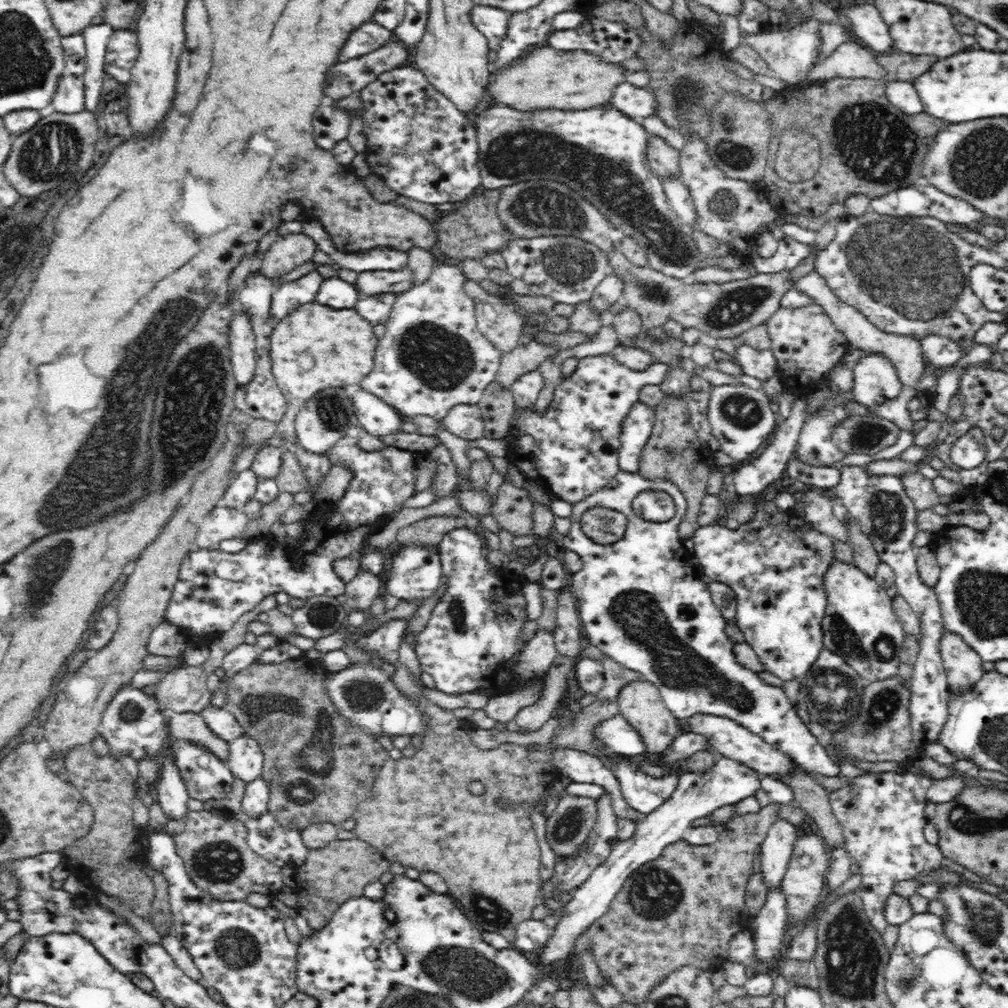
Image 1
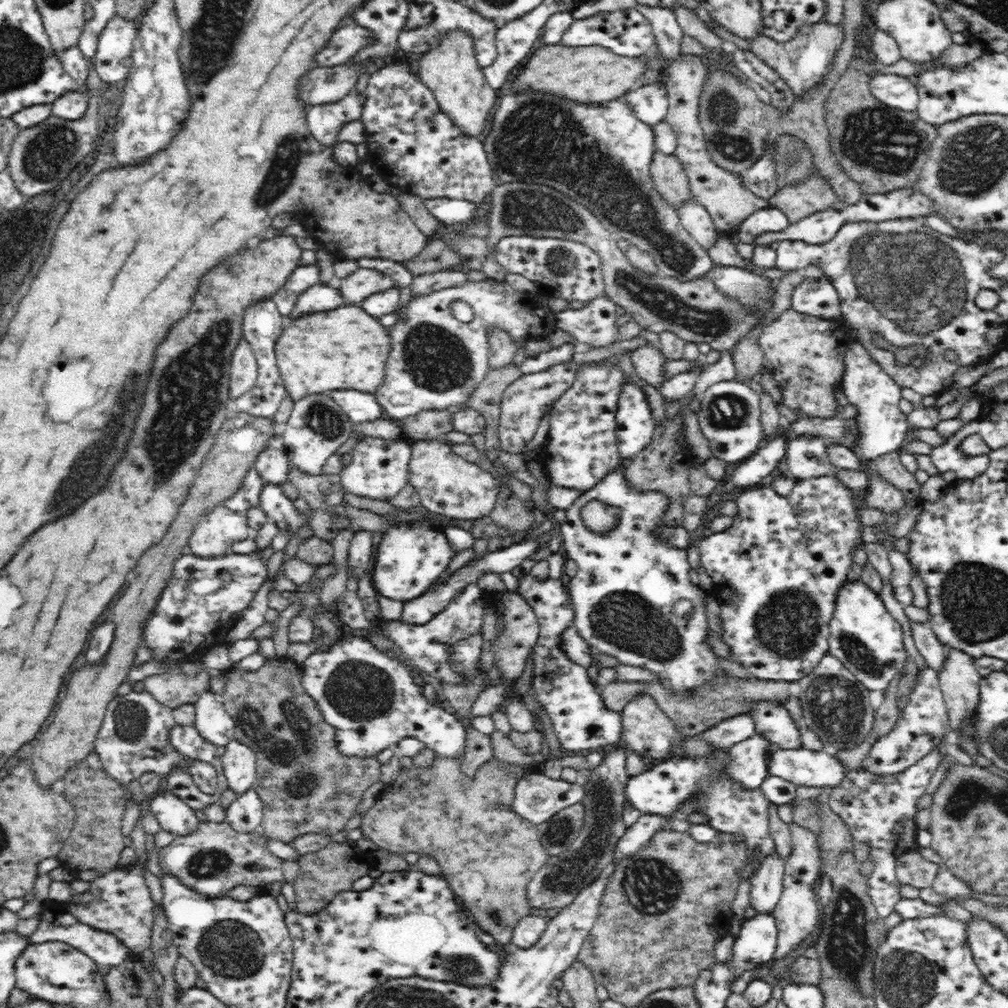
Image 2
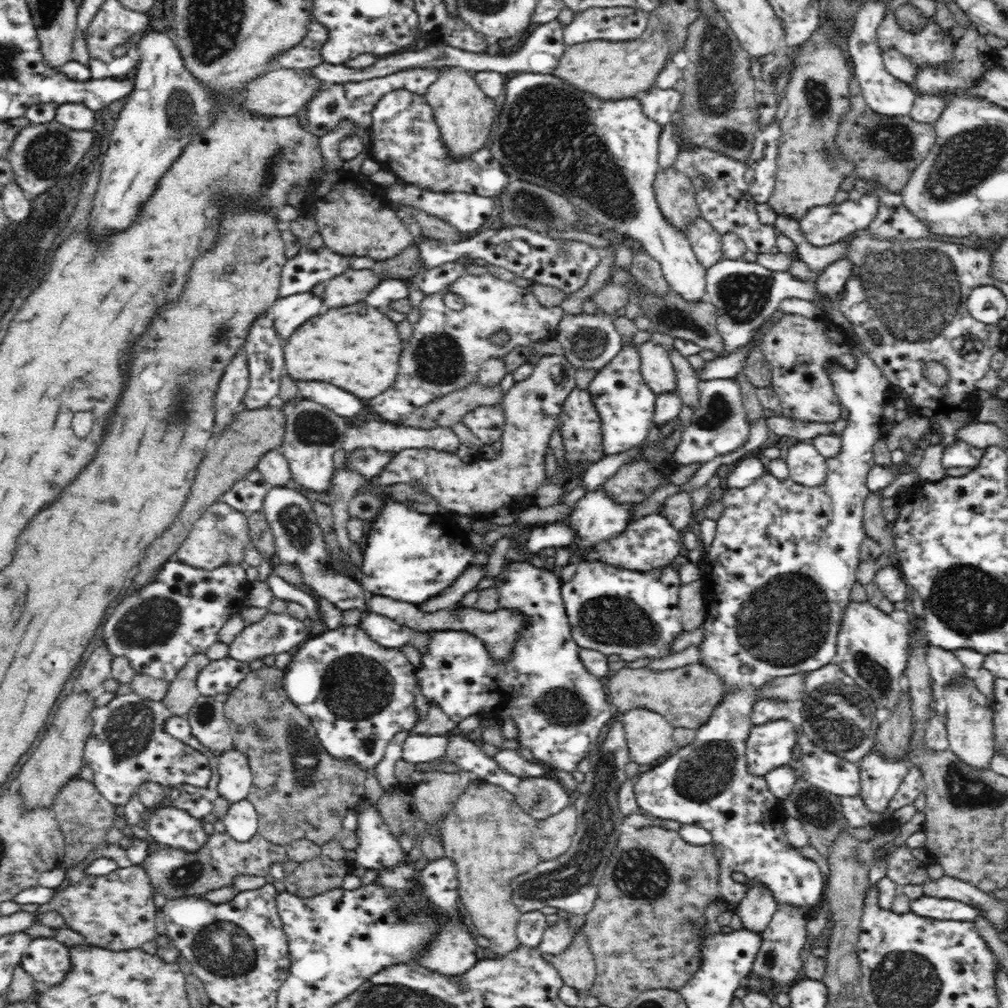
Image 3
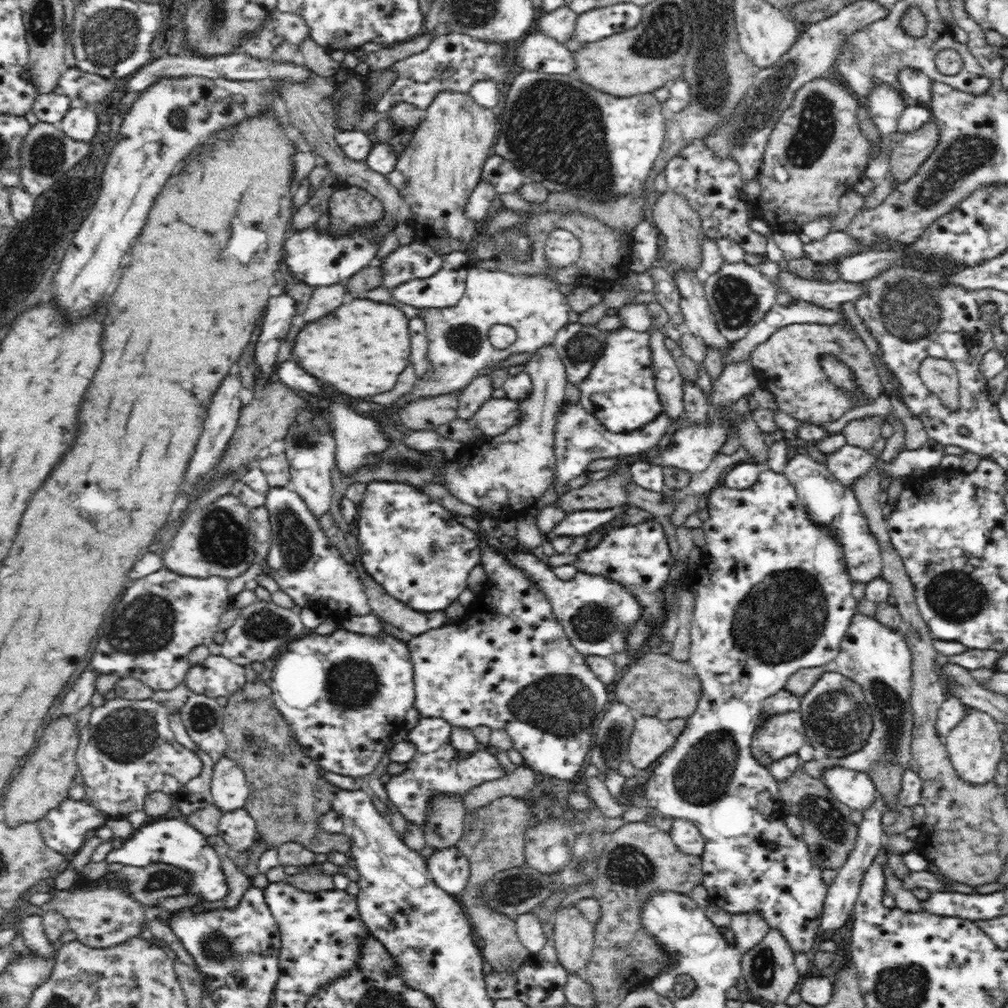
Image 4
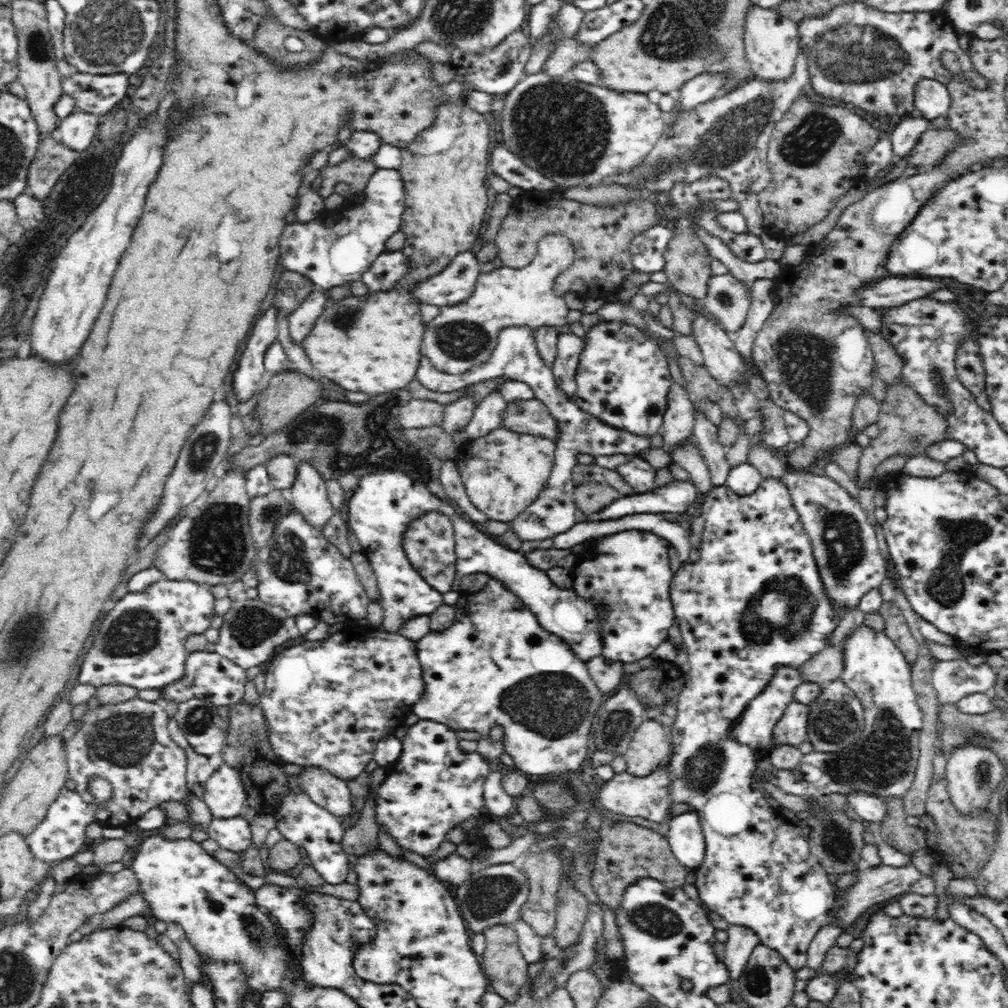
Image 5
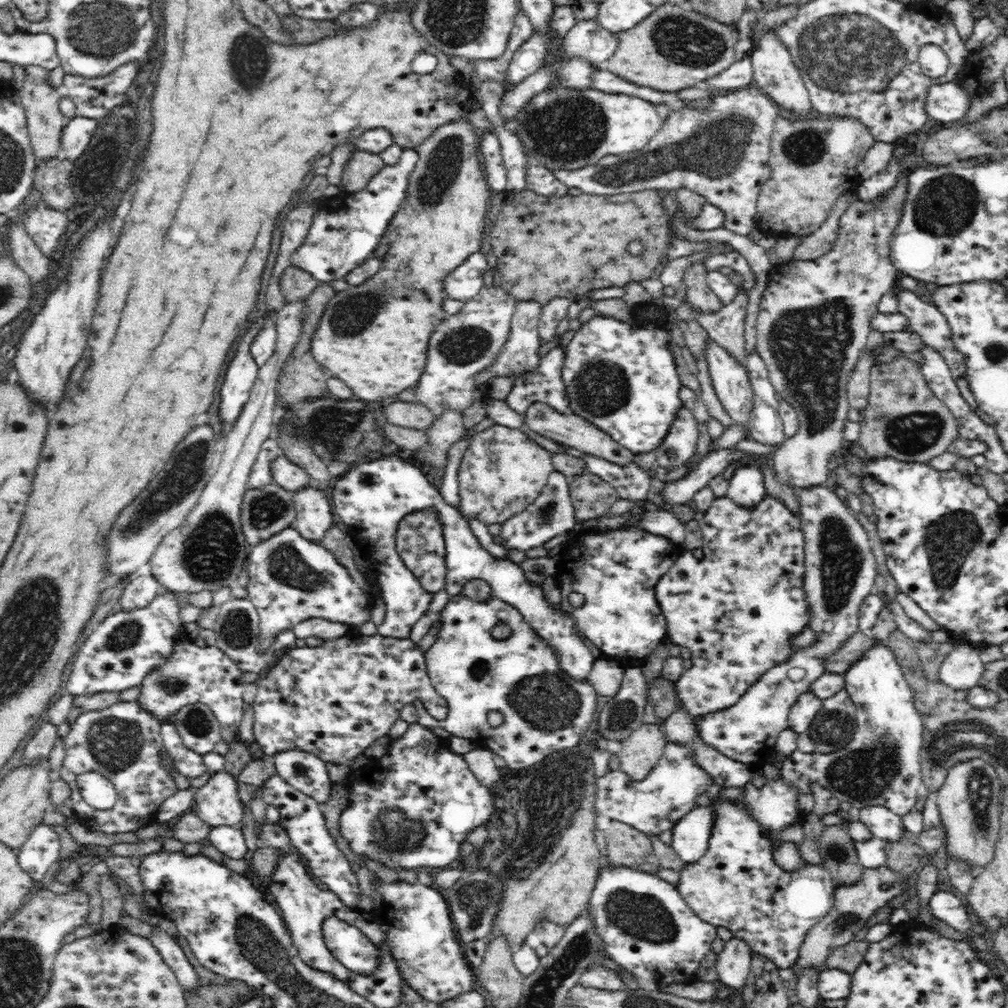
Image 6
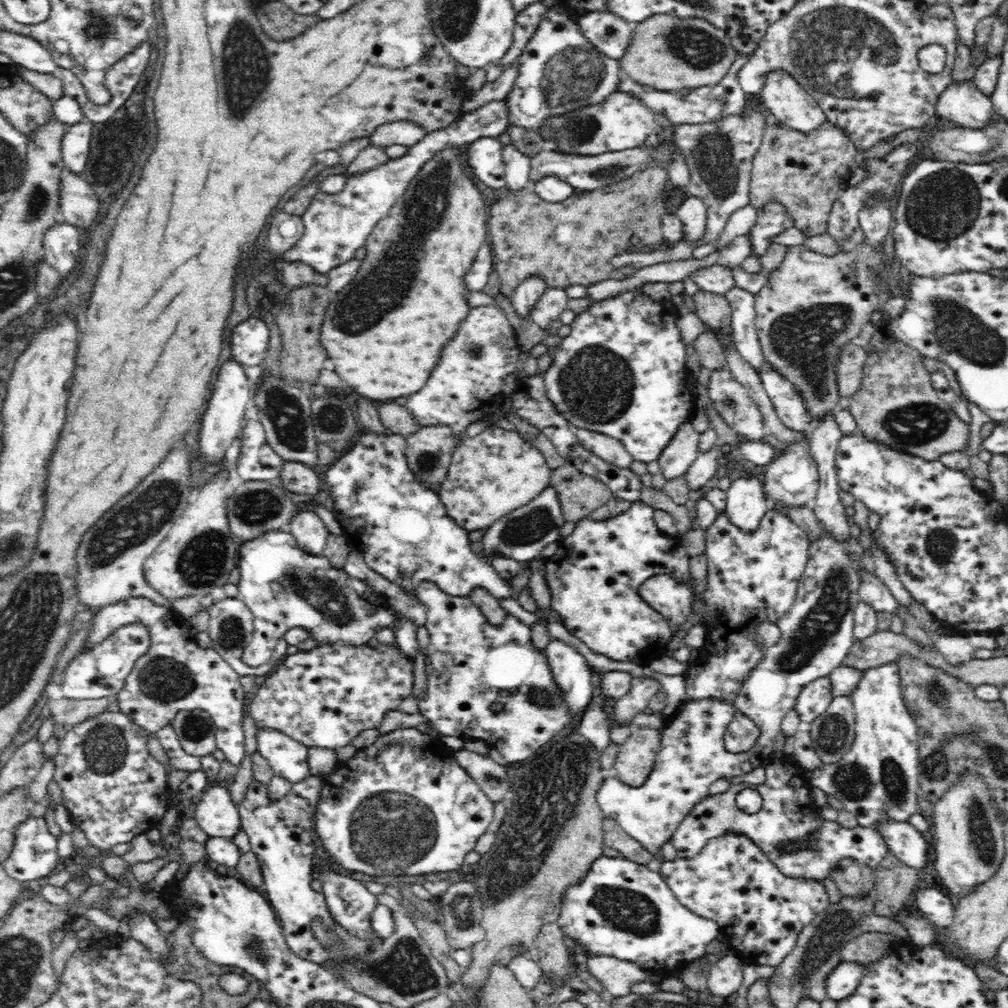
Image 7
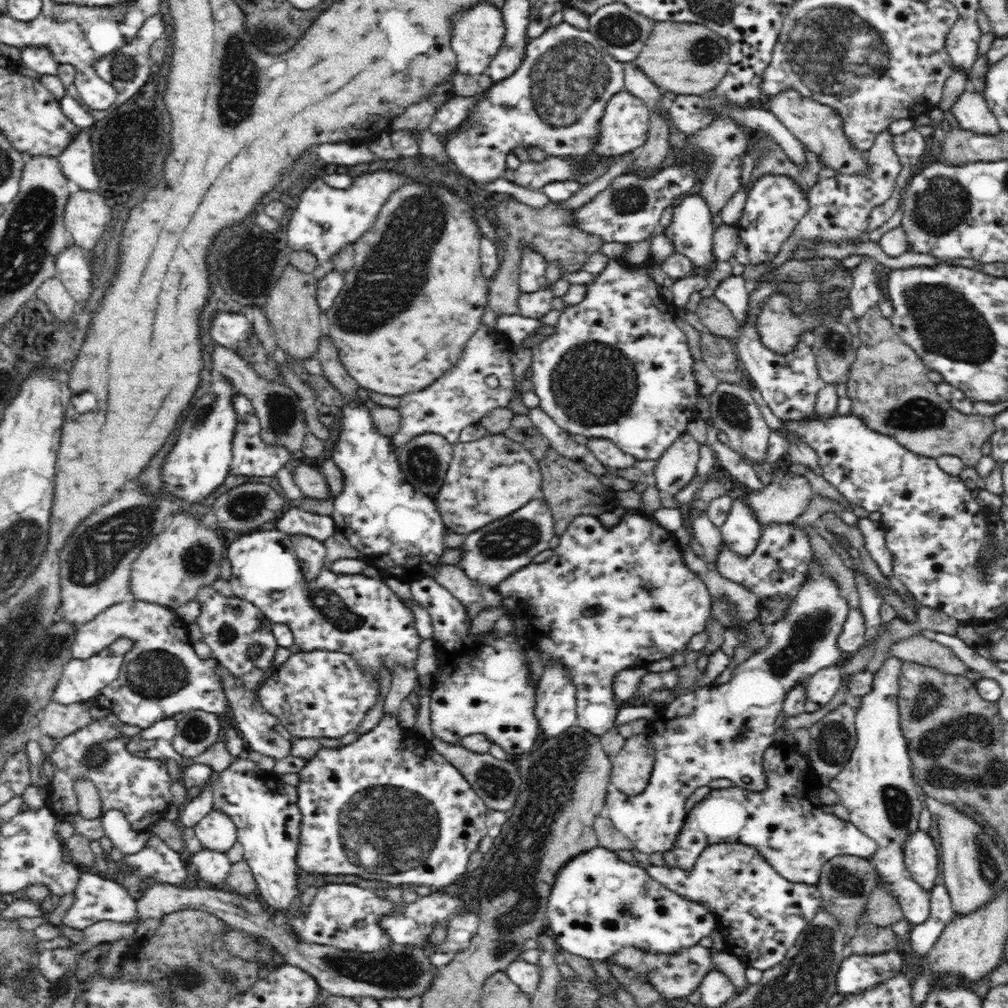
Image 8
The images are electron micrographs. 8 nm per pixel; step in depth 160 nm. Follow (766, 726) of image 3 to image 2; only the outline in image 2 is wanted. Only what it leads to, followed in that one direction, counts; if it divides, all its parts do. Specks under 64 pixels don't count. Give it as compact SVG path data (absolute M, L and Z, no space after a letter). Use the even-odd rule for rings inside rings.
M754 734L728 749L725 773L732 782L745 790L758 789L769 776L768 761L771 753L768 752L774 752L777 748L761 734Z

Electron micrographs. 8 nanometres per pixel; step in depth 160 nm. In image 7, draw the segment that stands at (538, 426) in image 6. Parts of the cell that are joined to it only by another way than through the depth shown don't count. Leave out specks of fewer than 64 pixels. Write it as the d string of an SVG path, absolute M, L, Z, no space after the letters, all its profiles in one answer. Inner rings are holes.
M581 428L574 429L574 433L584 448L591 450L596 456L610 464L628 468L634 462L634 457L616 438Z

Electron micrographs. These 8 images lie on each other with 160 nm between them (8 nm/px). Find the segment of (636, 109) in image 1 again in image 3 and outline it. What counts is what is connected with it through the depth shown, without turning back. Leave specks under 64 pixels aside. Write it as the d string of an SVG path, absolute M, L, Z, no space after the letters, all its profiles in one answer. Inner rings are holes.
M653 88L646 93L640 94L644 114L655 120L660 125L671 123L673 114L680 108L683 95L680 91L670 88L668 90L659 90Z

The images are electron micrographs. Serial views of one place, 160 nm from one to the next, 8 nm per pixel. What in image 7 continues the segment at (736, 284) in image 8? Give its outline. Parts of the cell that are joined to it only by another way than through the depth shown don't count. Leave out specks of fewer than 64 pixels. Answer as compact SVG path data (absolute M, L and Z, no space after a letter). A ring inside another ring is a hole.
M734 286L724 296L731 310L731 338L734 347L758 371L765 356L755 325L755 295Z

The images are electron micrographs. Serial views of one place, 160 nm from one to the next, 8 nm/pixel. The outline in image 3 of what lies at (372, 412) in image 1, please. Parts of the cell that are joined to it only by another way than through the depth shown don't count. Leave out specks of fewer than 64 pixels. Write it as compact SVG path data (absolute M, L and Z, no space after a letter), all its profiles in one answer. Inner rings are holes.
M294 380L302 398L322 404L332 412L348 419L358 416L367 409L366 401L352 396L350 392L342 392L340 388L328 382L316 380Z

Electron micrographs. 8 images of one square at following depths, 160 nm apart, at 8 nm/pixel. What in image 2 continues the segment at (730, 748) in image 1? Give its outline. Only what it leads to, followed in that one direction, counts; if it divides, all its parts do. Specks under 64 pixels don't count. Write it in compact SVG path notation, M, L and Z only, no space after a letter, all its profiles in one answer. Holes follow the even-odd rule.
M800 747L799 749L780 749L777 748L771 753L768 761L769 775L775 775L788 780L799 786L815 786L818 788L834 788L842 783L848 776L844 765L836 755L830 755L822 750L811 751Z

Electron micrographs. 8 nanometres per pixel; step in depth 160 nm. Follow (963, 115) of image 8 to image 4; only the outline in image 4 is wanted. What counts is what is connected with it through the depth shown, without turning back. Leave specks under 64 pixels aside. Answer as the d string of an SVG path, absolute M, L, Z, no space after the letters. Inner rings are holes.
M905 68L898 76L901 93L911 104L925 105L931 108L933 82L926 74Z

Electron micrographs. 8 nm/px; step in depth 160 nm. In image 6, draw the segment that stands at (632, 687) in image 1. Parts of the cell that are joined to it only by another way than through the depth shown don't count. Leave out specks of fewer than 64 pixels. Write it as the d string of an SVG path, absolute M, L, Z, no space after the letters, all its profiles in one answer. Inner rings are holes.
M642 723L622 741L619 768L630 780L640 782L658 764L666 746L667 738L659 723Z

